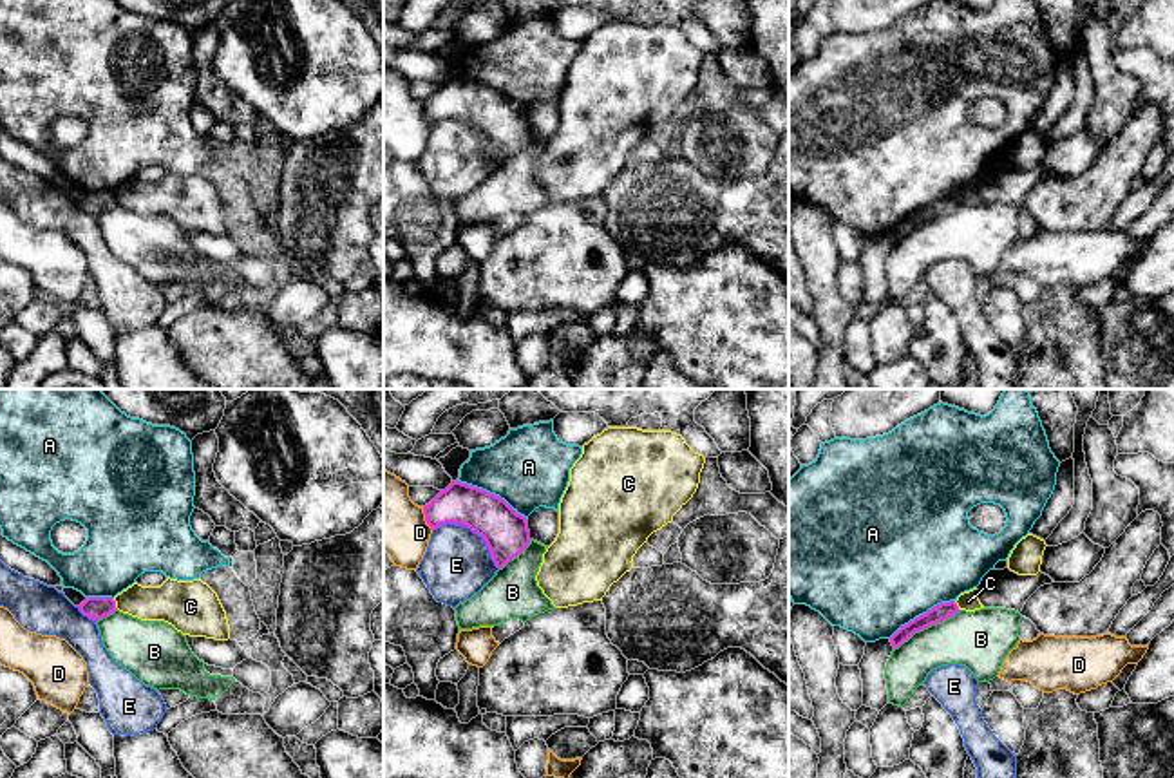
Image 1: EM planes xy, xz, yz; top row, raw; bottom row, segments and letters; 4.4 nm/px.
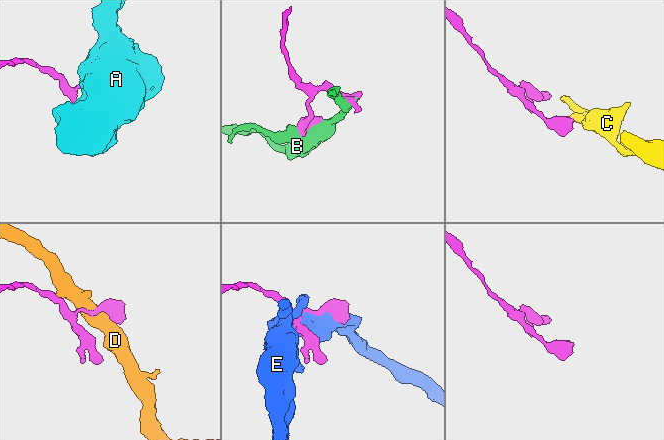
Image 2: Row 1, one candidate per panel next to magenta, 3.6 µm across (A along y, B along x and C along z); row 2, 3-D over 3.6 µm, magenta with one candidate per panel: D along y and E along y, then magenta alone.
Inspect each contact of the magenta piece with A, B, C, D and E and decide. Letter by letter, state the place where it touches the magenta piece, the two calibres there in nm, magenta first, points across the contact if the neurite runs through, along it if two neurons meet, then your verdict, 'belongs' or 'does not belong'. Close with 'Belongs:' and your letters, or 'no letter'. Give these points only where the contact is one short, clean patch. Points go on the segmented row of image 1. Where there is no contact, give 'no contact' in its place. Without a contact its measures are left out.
A: meets magenta in xz at (492, 494); 200 nm thick on the magenta side, 360 nm on the other; does not belong
B: meets magenta in yz at (927, 626); 80 nm thick on the magenta side, 260 nm on the other; does not belong
C: meets magenta in xy at (114, 605); 100 nm thick on the magenta side, 170 nm on the other; border along xy (113, 599), (118, 608); does not belong
D: meets magenta in xz at (426, 518); 190 nm thick on the magenta side, 280 nm on the other; border along xz (422, 507), (424, 520), (433, 529); does not belong
E: meets magenta in xz at (473, 531); 200 nm thick on the magenta side, 300 nm on the other; does not belong
Belongs: no letter

